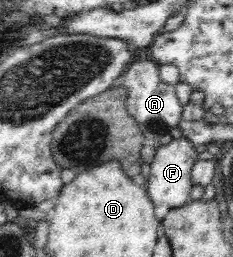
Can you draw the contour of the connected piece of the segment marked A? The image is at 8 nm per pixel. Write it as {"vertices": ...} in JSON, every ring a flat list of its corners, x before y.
{"vertices":[[138,58,130,64,130,68,120,76,120,79,116,80,113,86,114,88,123,86,129,91,128,109,132,117,136,117,136,121,140,123,149,143,170,135,174,127,179,127,181,115,185,110,177,86,166,83,162,79,160,69,161,64,158,61]]}

